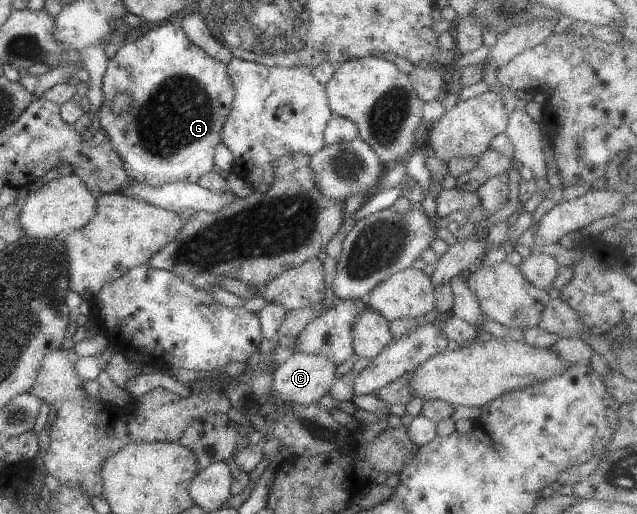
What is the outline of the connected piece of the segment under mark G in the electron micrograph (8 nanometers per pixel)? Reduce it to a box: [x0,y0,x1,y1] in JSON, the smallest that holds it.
[98,22,234,187]

